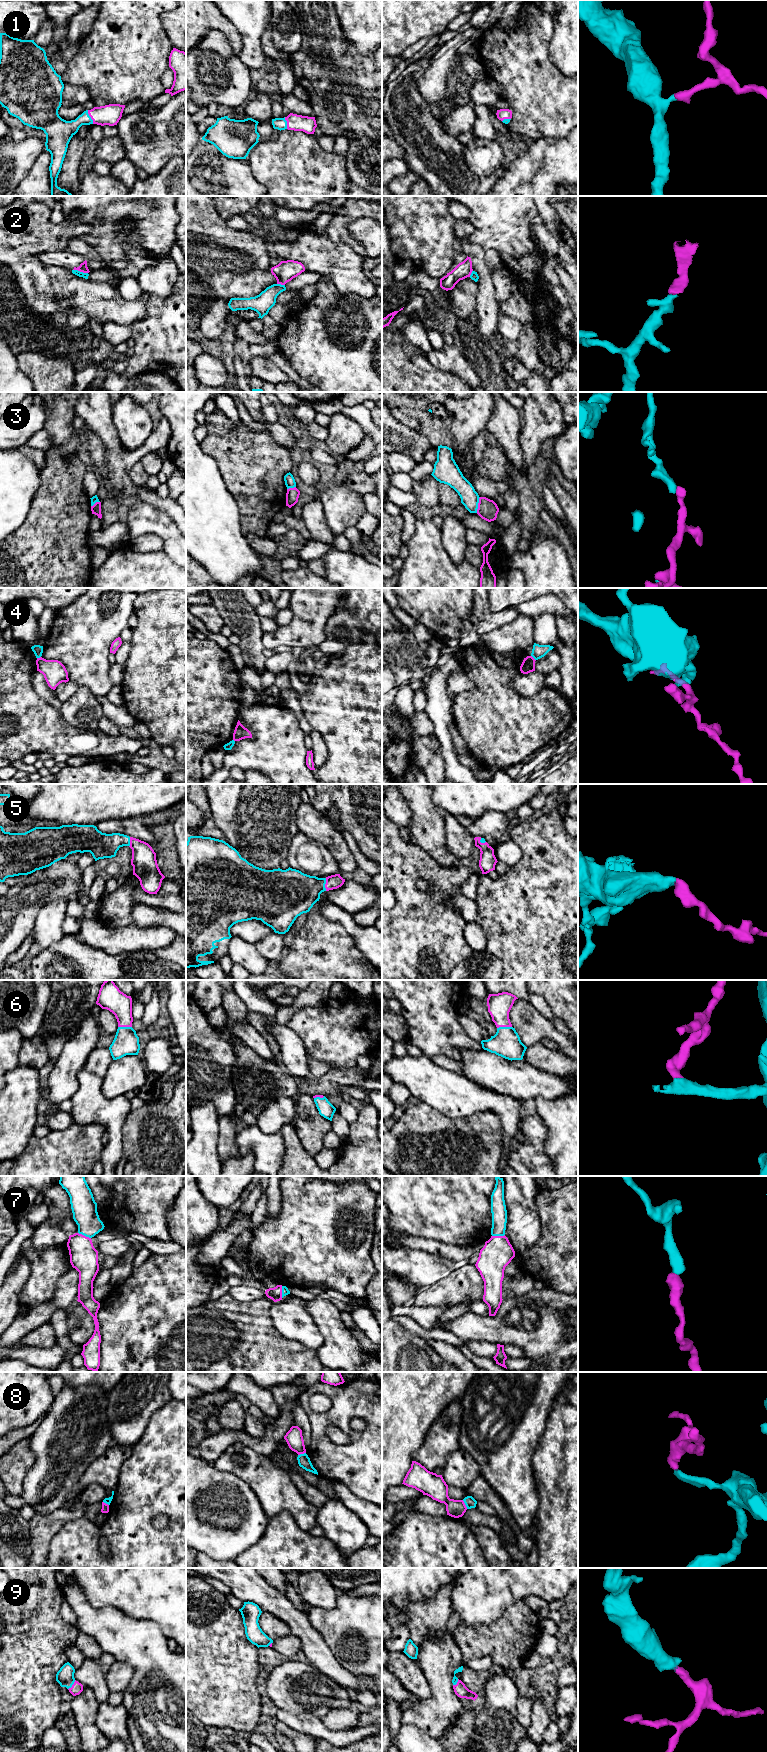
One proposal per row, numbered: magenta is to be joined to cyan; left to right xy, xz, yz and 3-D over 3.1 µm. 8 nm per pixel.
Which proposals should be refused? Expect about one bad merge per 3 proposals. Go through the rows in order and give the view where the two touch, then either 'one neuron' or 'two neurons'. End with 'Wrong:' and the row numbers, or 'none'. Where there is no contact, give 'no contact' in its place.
1: xy | one neuron
2: xy | two neurons
3: yz | two neurons
4: yz | two neurons
5: xz | one neuron
6: yz | one neuron
7: xy | one neuron
8: yz | two neurons
9: xy | one neuron
Wrong: 2, 3, 4, 8

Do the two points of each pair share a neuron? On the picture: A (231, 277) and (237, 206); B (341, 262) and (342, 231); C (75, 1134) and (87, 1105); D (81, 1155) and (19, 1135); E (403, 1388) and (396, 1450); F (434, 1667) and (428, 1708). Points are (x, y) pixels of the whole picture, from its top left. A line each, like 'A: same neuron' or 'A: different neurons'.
A: different neurons
B: different neurons
C: different neurons
D: different neurons
E: same neuron
F: same neuron

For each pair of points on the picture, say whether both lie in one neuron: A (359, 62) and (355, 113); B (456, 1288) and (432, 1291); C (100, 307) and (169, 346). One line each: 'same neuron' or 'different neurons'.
A: same neuron
B: same neuron
C: different neurons

